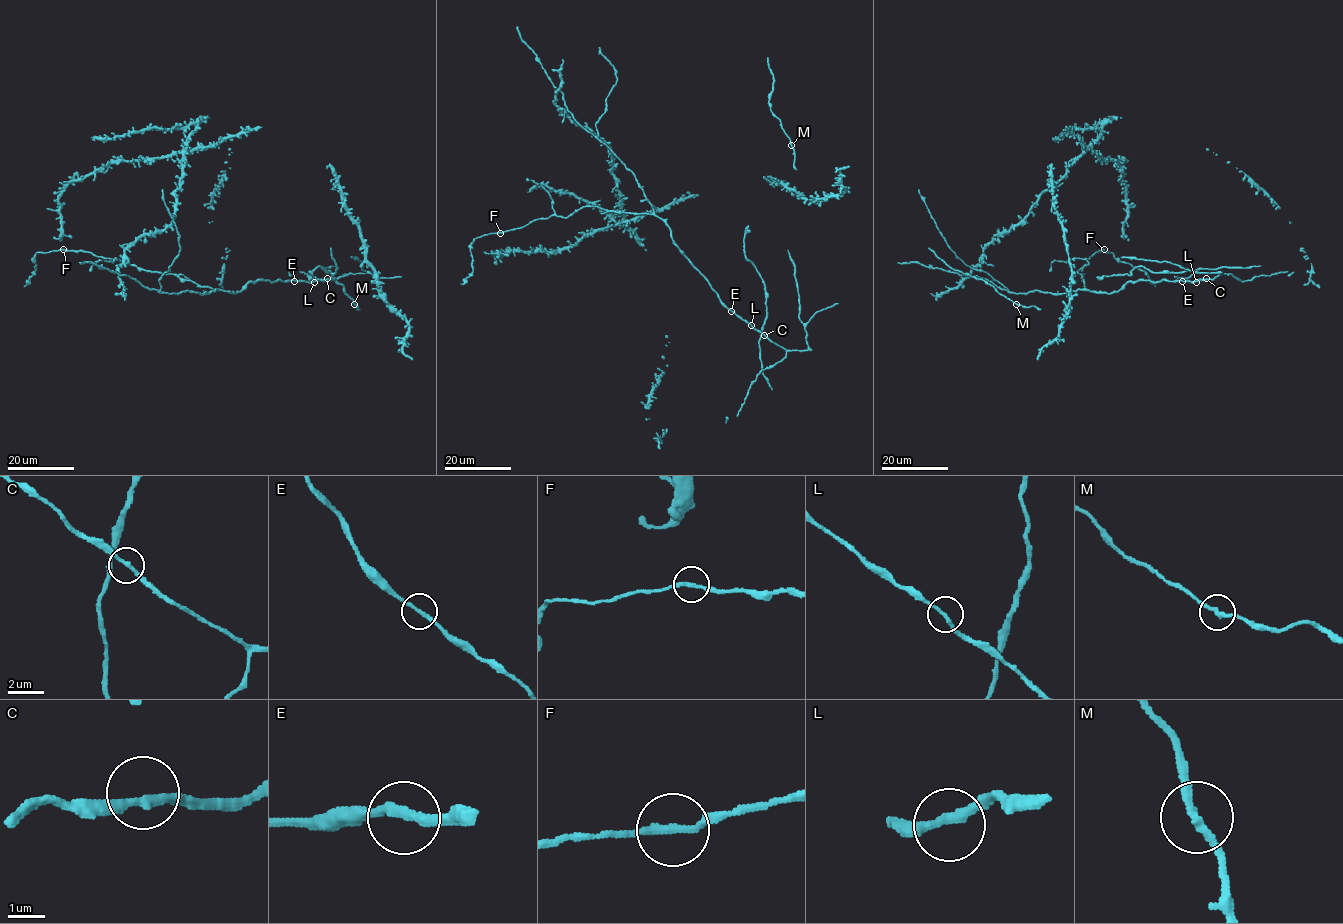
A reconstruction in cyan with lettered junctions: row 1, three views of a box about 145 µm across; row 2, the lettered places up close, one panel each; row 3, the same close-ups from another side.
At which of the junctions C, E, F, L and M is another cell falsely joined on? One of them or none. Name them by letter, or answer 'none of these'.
none of these

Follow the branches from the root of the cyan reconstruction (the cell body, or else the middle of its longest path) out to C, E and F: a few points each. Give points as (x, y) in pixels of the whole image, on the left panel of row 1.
C: (217, 290), (235, 293), (249, 282), (259, 280), (314, 282), (327, 278)
E: (217, 290), (235, 293), (249, 282), (294, 281)
F: (217, 290), (182, 281), (174, 274), (146, 272), (116, 258), (63, 249)

